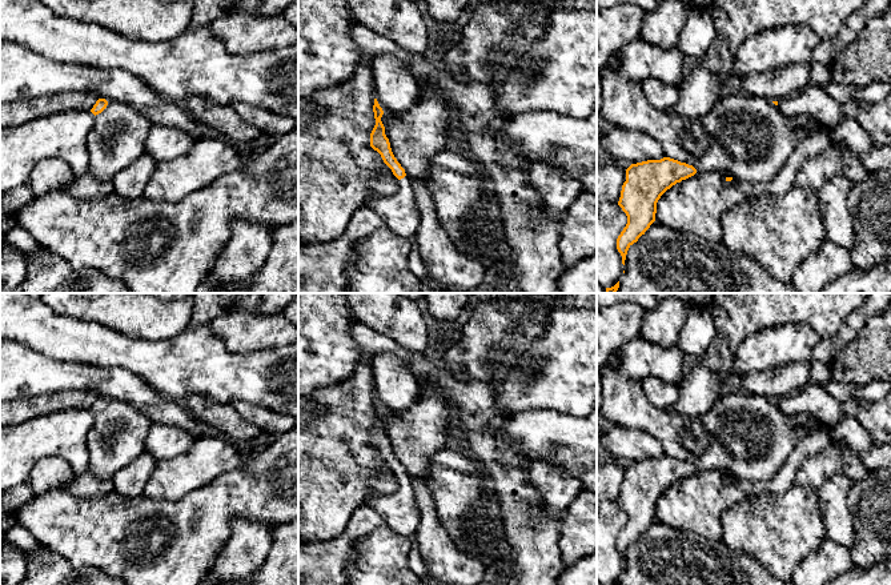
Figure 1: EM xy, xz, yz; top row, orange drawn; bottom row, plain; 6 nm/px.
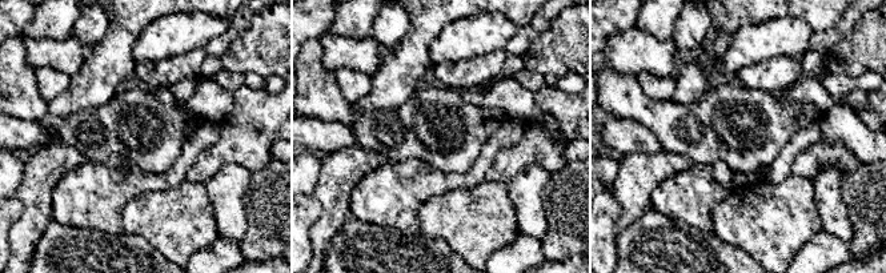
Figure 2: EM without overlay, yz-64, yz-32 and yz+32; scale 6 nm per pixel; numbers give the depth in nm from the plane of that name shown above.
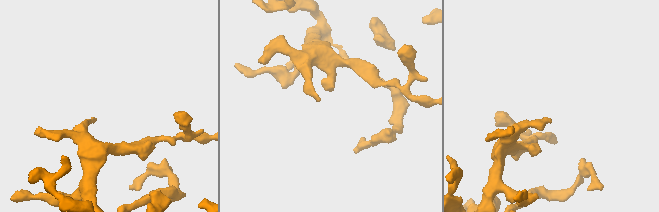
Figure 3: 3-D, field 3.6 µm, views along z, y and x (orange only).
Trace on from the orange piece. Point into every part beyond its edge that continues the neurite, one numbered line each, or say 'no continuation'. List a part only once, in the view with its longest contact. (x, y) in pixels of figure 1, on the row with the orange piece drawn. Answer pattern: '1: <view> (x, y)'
1: xz (400, 211)

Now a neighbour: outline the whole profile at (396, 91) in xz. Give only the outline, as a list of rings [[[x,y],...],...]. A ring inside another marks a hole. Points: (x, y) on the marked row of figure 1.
[[[390,55],[374,60],[374,95],[384,113],[410,109],[418,100],[418,81]]]

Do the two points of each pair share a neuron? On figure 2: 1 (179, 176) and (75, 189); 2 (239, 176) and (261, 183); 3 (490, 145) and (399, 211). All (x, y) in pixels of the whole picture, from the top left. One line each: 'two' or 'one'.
1: one
2: two
3: one

